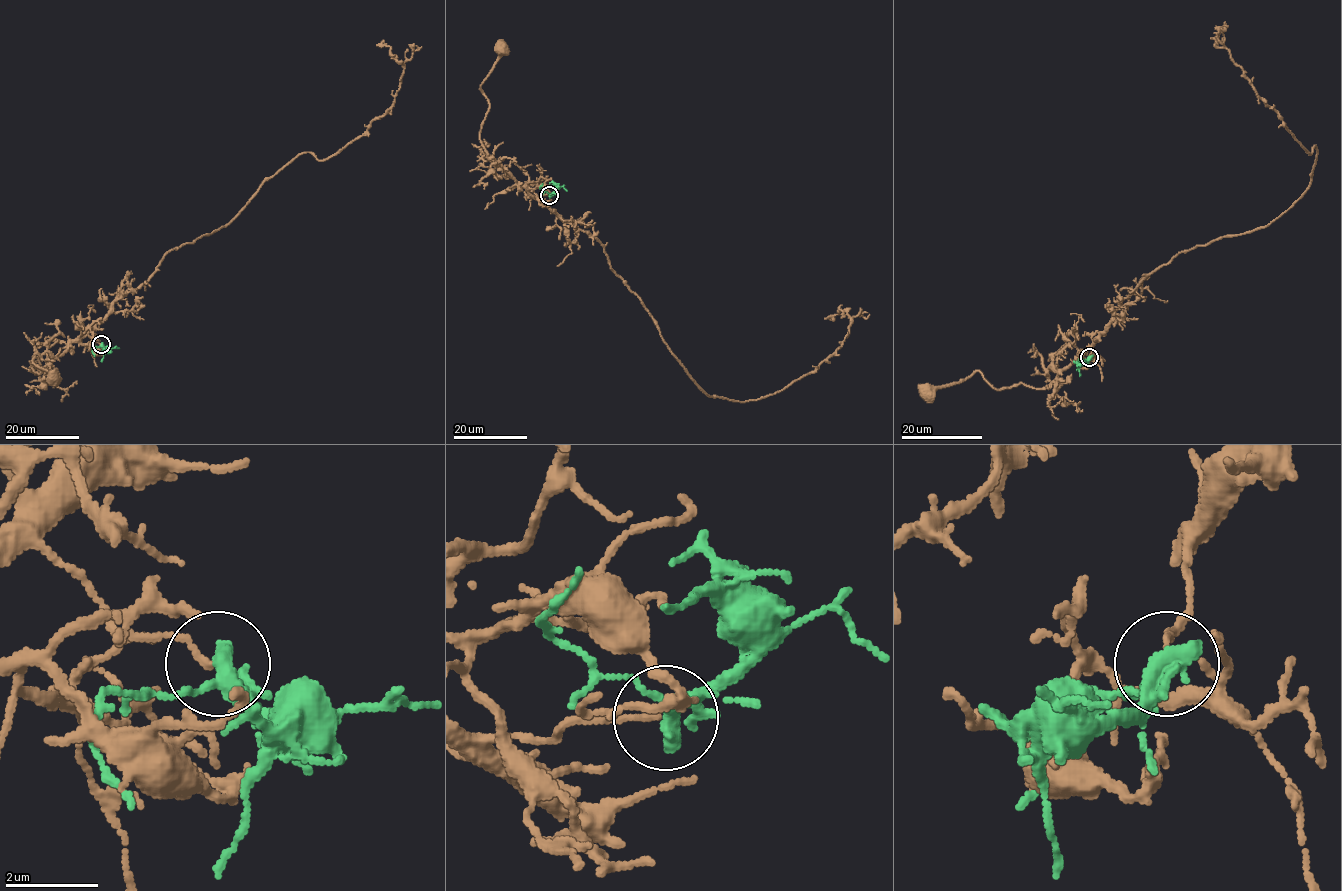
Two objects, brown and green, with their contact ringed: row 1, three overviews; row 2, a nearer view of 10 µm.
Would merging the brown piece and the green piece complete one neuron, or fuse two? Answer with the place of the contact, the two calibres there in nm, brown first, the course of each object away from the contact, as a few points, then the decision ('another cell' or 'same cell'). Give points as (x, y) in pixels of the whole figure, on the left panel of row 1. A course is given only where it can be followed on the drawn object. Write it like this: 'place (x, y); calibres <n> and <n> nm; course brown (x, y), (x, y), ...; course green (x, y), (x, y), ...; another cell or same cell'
place (101, 344); calibres 120 and 320 nm; course brown (101, 344), (83, 335), (38, 373), (32, 368), (37, 374), (41, 365), (35, 357), (32, 362), (53, 378); course green (101, 344), (107, 349), (101, 362); another cell

